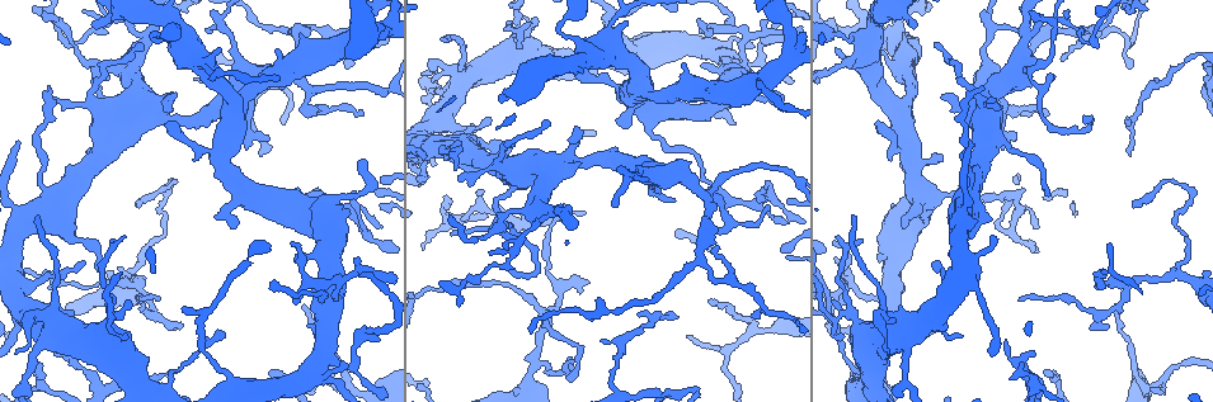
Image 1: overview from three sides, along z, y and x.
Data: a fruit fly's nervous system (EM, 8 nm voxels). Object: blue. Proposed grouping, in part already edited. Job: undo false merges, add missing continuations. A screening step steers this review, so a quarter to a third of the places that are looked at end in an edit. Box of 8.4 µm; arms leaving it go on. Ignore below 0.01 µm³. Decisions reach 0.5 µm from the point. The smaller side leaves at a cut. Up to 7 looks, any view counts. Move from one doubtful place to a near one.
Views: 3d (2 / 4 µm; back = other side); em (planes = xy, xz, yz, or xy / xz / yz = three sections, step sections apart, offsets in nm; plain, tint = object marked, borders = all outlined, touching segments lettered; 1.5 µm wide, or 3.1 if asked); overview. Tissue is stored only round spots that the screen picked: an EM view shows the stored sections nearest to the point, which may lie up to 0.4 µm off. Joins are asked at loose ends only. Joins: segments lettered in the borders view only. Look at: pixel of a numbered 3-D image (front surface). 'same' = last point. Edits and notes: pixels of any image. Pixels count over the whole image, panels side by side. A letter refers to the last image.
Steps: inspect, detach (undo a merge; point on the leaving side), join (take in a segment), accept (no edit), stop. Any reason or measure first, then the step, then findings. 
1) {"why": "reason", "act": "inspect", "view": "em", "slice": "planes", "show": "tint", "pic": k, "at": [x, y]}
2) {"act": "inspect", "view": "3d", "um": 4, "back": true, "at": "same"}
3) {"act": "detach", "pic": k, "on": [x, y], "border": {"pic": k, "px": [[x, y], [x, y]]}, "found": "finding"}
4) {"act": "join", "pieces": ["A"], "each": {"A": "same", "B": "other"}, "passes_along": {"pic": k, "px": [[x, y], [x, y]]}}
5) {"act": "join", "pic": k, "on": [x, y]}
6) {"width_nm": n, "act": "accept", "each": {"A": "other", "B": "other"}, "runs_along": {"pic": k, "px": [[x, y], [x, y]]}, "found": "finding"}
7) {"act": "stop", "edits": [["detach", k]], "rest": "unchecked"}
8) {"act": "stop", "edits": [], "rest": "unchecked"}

{"why": "sharp bend", "act": "inspect", "view": "em", "slice": "xz", "step": 4, "show": "tint", "pic": 1, "at": [371, 188]}

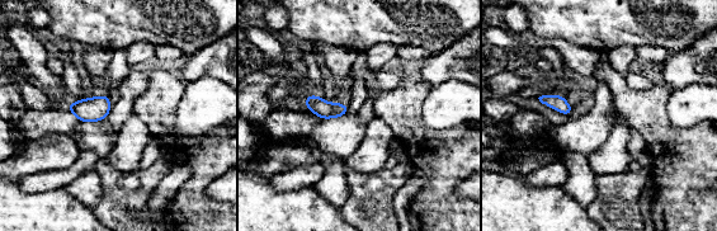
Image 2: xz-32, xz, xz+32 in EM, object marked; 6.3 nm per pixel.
{"act": "inspect", "view": "em", "slice": "yz", "step": 4, "show": "borders", "at": "same"}

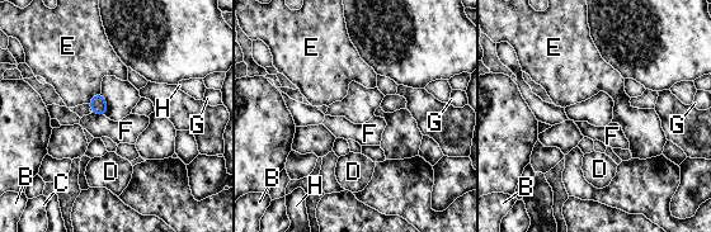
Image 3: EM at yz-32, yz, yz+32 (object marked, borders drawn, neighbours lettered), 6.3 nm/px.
{"width_nm": 110, "act": "accept", "each": {"B": "other", "C": "other", "D": "other", "E": "other", "F": "other", "G": "other", "H": "other"}, "border": {"pic": 3, "px": [[92, 113], [104, 117]]}, "found": "one neuron here"}

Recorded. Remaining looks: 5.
{"why": "narrows sharply", "act": "inspect", "view": "3d", "um": 2, "back": true, "pic": 1, "at": [701, 170]}

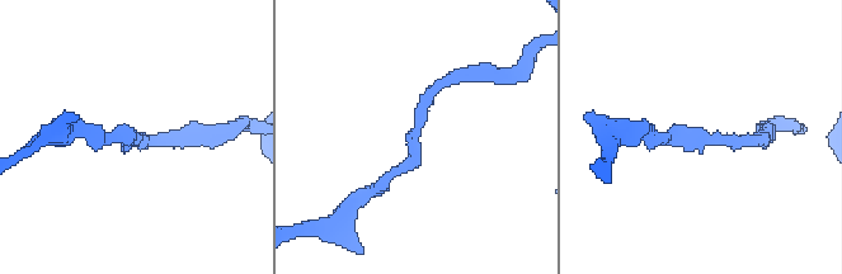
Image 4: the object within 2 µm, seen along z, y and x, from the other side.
{"act": "inspect", "view": "em", "slice": "planes", "show": "borders", "pic": 4, "at": [133, 139]}

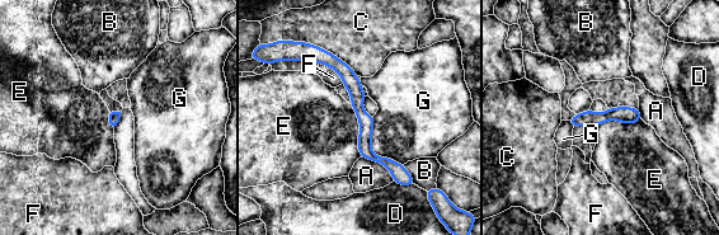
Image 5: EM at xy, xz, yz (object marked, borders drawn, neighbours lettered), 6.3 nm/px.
{"act": "accept", "each": {"A": "other", "B": "other", "C": "other", "D": "other", "E": "other", "F": "other", "G": "other"}, "runs_along": {"pic": 5, "px": [[320, 53], [355, 87], [365, 149], [403, 181]]}, "found": "one neuron here"}

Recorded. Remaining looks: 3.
{"why": "four arms meet", "act": "inspect", "view": "em", "slice": "xz", "step": 4, "show": "tint", "pic": 1, "at": [987, 78]}

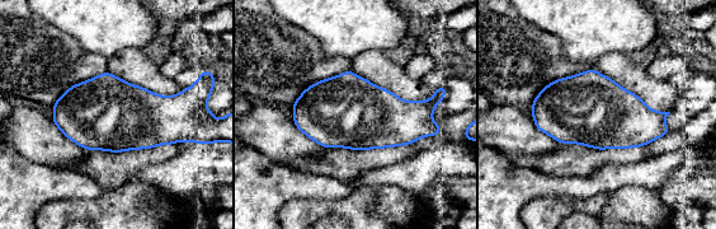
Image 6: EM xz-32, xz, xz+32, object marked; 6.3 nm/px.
{"act": "inspect", "view": "em", "slice": "xz", "step": 4, "show": "borders", "at": "same"}

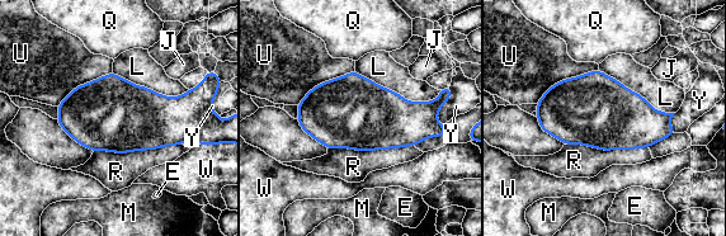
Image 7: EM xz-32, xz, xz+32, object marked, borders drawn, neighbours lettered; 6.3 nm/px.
{"width_nm": 480, "act": "accept", "each": {"E": "other", "J": "other", "L": "other", "M": "other", "Q": "other", "R": "other", "U": "other", "W": "other", "Y": "other"}, "border": {"pic": 7, "px": [[598, 67], [555, 83], [536, 103]]}, "found": "all the same neuron"}

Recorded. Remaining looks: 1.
{"act": "stop", "edits": [], "rest": "unchecked"}

